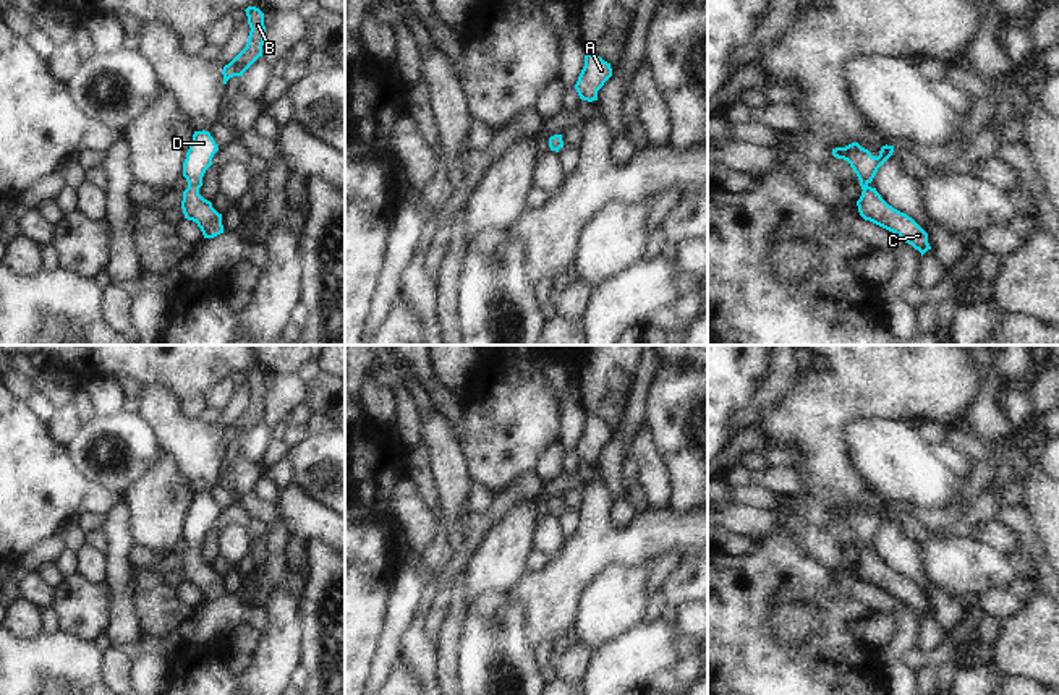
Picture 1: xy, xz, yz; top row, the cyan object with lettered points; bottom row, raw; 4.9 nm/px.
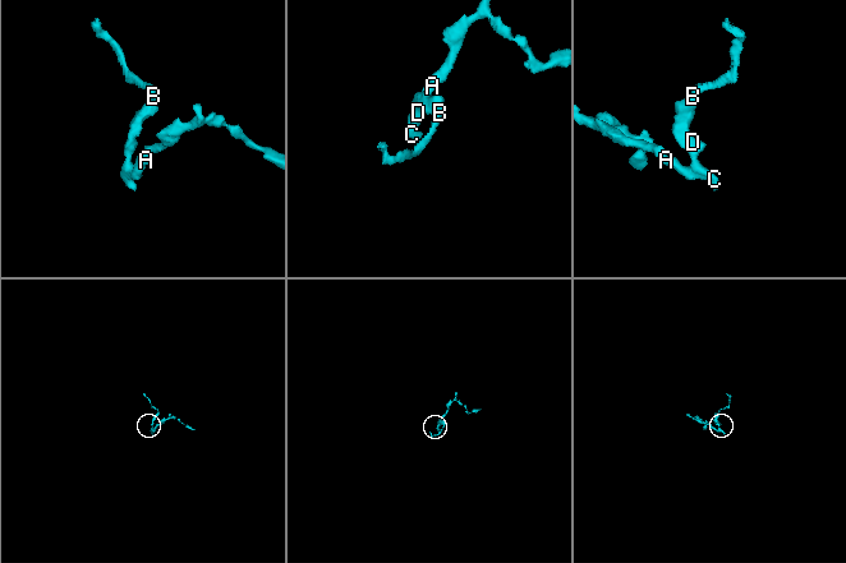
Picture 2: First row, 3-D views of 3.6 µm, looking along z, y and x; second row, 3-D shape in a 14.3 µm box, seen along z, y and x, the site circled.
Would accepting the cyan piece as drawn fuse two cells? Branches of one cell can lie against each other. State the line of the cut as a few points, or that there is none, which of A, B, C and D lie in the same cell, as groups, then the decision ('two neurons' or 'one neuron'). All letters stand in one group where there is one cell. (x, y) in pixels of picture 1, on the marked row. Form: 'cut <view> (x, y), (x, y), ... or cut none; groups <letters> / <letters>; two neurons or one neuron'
cut none; groups A B C D; one neuron

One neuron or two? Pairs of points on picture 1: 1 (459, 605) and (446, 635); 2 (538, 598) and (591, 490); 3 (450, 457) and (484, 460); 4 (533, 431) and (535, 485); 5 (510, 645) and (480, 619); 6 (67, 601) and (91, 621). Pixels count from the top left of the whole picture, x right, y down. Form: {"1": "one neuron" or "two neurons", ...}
{"1": "one neuron", "2": "one neuron", "3": "two neurons", "4": "two neurons", "5": "one neuron", "6": "one neuron"}

